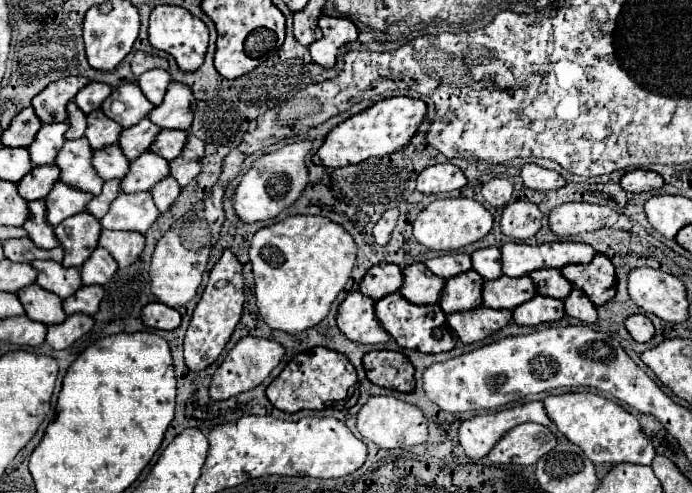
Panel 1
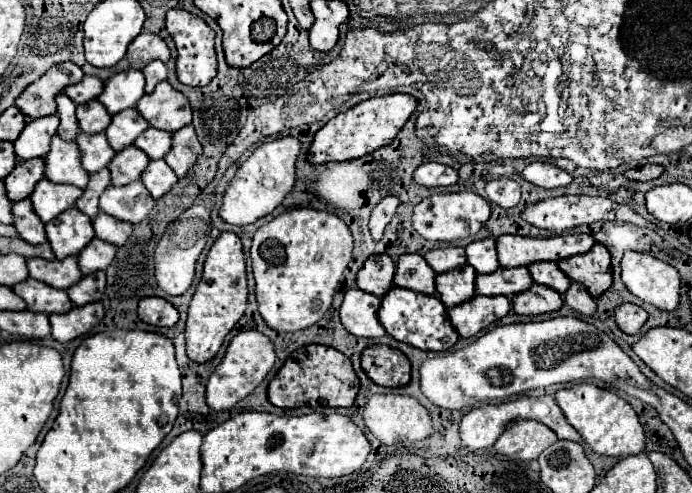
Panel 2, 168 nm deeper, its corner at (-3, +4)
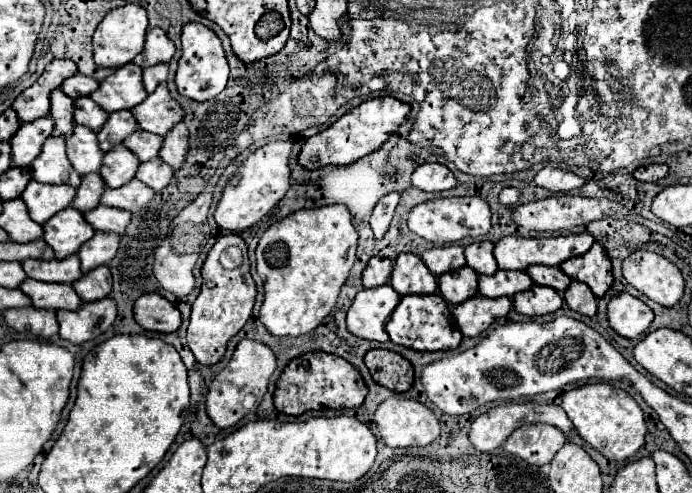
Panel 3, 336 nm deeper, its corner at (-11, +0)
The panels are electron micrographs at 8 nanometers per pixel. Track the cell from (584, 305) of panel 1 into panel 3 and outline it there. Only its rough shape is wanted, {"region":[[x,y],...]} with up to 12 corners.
{"region":[[579,281],[563,293],[567,305],[587,317],[597,313],[597,297]]}

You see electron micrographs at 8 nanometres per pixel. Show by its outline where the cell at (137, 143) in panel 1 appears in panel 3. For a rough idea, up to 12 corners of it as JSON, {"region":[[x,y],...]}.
{"region":[[117,111],[99,129],[99,147],[111,151],[139,129],[131,111]]}

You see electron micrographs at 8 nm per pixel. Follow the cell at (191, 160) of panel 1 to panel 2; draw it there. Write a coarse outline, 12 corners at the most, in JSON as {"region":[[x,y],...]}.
{"region":[[187,125],[171,133],[171,151],[163,159],[183,177],[203,153]]}

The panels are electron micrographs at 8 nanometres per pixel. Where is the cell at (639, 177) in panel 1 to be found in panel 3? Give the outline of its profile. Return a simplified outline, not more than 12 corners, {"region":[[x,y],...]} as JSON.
{"region":[[667,165],[639,167],[633,175],[639,181],[655,183],[667,177]]}

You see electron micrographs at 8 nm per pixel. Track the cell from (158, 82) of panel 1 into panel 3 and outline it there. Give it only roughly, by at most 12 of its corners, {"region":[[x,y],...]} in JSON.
{"region":[[167,63],[143,69],[145,89],[155,87],[167,79]]}

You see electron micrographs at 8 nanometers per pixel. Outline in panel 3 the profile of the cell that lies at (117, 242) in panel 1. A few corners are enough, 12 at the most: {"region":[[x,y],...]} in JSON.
{"region":[[99,205],[85,219],[95,231],[125,235],[131,213]]}

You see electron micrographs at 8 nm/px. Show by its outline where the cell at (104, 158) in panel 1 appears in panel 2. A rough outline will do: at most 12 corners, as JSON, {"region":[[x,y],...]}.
{"region":[[103,133],[77,135],[81,165],[89,173],[115,155]]}

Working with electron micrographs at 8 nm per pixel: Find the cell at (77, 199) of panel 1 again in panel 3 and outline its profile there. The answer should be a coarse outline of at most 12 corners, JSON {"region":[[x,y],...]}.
{"region":[[31,181],[21,199],[43,225],[69,207],[75,187]]}

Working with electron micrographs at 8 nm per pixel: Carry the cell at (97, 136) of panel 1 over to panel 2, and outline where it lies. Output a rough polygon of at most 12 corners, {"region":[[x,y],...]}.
{"region":[[97,99],[77,105],[85,133],[107,129],[111,115]]}

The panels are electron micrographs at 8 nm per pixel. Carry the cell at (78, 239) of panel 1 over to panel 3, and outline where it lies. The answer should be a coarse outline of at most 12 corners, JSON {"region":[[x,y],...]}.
{"region":[[67,207],[45,225],[57,259],[75,255],[95,231]]}

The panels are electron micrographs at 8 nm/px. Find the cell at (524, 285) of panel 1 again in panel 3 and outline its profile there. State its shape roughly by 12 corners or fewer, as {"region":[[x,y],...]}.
{"region":[[525,271],[479,275],[483,297],[515,297],[533,285]]}

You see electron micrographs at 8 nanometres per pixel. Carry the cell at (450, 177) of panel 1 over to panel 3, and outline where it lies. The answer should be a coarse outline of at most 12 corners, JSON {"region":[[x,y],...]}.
{"region":[[441,163],[415,169],[411,183],[421,191],[453,189],[457,179]]}

